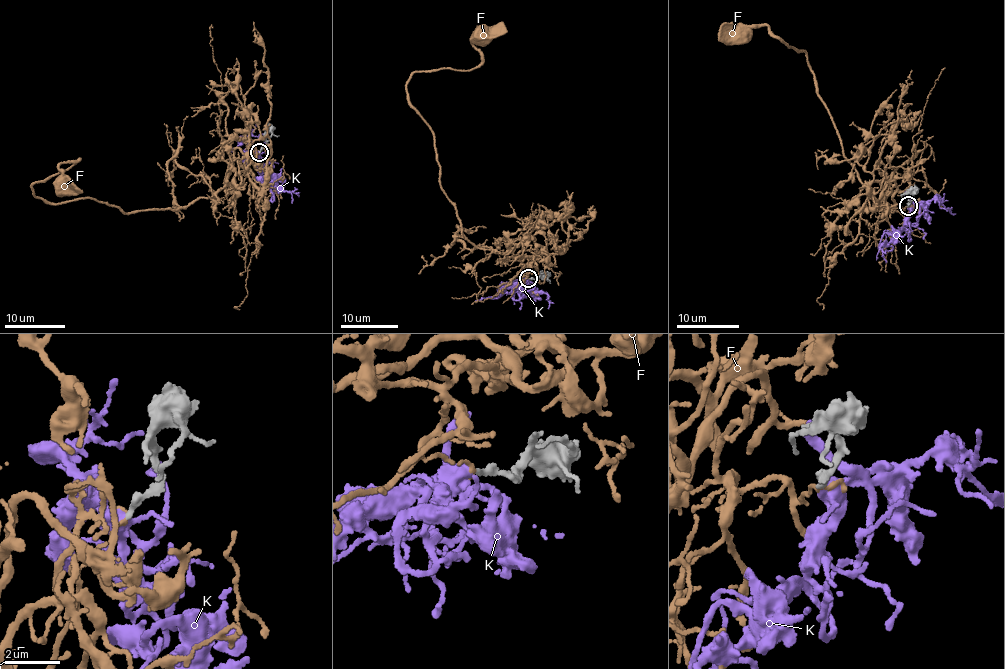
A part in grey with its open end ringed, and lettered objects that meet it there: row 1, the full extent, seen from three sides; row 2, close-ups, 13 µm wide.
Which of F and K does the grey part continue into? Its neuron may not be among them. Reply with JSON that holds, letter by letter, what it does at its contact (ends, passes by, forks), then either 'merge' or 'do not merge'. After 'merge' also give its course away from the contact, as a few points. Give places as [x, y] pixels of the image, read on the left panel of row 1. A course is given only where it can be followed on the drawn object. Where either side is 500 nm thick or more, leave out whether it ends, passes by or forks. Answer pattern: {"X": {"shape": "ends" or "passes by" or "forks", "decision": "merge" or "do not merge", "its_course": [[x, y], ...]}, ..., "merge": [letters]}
{"F": {"shape": "passes by", "decision": "do not merge"}, "K": {"shape": "passes by", "decision": "merge", "its_course": [[259, 152], [263, 180], [271, 178], [269, 184], [272, 194]]}, "merge": ["K"]}

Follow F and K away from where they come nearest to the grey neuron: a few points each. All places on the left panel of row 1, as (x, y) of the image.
F: (259, 152), (174, 210), (52, 204), (33, 184), (78, 160), (58, 166), (82, 193)
K: (259, 152), (263, 180), (271, 178), (269, 184), (272, 194)

